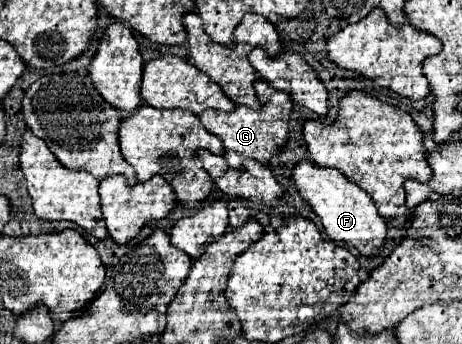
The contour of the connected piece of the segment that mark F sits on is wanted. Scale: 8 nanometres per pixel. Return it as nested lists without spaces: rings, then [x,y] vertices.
[[[303,160],[293,168],[293,180],[299,188],[299,194],[311,204],[315,214],[321,218],[323,228],[331,240],[353,244],[361,252],[361,256],[375,258],[375,250],[381,248],[387,240],[387,224],[379,216],[373,200],[365,190],[349,182],[339,170],[321,168],[309,160]]]

